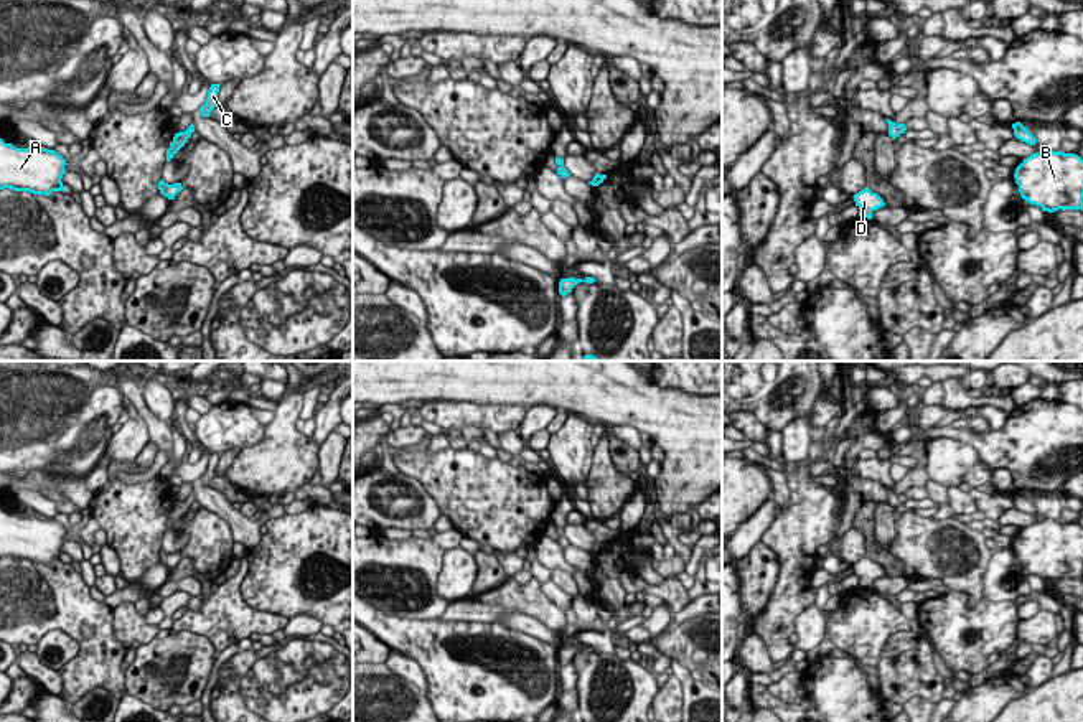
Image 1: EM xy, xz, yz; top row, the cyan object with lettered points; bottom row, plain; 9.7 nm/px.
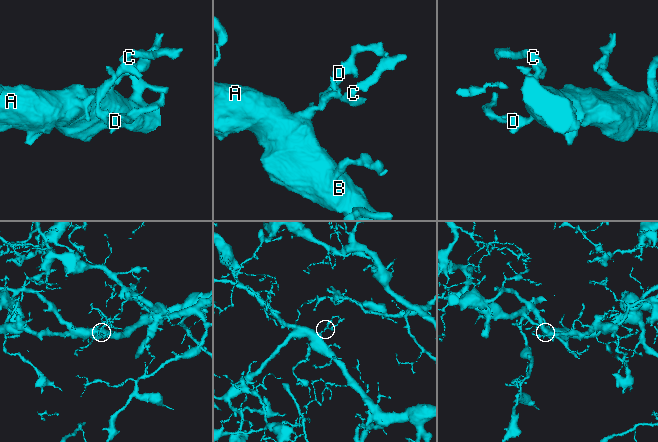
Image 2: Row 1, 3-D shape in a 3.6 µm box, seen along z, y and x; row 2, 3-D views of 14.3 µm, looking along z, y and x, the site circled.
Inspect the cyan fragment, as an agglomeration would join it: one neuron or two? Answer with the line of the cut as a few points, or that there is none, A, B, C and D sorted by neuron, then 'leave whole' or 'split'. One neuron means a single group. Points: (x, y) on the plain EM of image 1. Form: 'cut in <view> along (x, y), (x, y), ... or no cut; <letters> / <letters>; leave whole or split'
no cut; A B C D; leave whole

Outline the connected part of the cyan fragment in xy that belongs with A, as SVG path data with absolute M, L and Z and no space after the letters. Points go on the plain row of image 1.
M0 508L0 559L10 557L45 565L66 560L61 551L66 534L59 523L36 511L28 518L16 518Z

